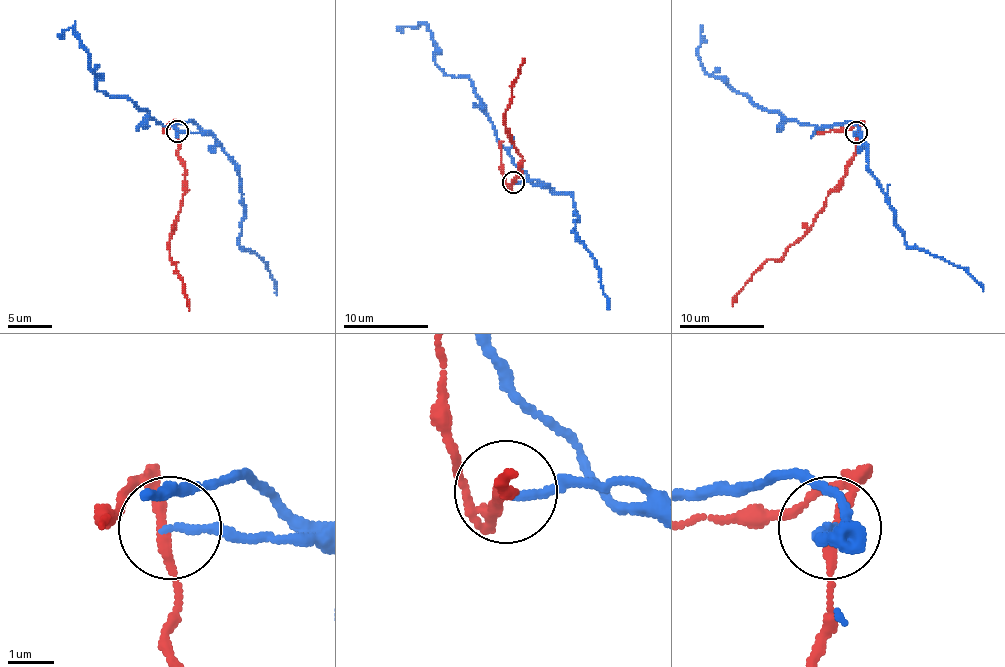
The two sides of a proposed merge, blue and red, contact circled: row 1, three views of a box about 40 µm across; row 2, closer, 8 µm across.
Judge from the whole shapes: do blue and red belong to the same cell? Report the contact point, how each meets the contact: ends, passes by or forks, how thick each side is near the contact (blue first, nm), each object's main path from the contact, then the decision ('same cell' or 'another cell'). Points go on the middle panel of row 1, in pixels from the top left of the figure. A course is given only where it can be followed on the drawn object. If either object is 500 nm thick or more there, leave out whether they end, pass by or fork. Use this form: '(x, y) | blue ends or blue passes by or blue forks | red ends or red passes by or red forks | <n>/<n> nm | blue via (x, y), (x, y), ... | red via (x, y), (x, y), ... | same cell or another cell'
(513, 182) | blue ends | red passes by | 190/220 nm | blue via (514, 181), (537, 181), (499, 141), (473, 84), (448, 75), (435, 62), (433, 35), (424, 24), (399, 31) | red via (511, 181), (520, 173), (522, 158), (505, 126), (505, 109), (509, 105), (511, 84), (518, 77), (524, 58) | another cell

